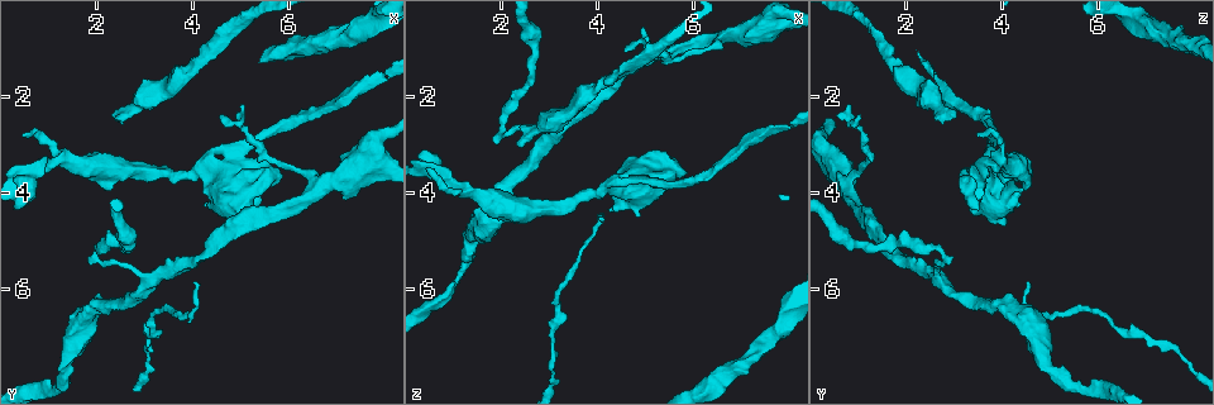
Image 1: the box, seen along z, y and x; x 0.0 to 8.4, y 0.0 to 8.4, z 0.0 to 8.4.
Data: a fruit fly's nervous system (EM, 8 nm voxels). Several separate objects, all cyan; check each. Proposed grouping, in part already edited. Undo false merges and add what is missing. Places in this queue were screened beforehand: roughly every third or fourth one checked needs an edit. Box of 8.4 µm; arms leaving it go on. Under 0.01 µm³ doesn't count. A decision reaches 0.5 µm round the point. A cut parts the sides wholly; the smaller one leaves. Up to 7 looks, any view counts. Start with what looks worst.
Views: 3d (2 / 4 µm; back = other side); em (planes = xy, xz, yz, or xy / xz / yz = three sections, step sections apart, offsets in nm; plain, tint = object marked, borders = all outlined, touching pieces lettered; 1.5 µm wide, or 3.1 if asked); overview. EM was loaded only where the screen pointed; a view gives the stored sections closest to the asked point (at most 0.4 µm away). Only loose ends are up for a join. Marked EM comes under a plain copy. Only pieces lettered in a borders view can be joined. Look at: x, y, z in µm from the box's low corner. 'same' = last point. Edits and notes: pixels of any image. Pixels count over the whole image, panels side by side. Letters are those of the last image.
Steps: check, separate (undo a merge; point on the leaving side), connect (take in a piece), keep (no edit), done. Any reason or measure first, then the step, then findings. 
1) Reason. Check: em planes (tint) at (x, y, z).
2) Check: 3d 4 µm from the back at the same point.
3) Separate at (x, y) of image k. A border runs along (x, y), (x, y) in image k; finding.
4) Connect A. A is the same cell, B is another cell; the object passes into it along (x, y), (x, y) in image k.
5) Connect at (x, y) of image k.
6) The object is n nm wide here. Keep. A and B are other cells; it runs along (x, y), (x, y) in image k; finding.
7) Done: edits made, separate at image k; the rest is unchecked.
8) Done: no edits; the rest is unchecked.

Free end. Check: em xz step 8 (borders) at (2.40, 2.45, 3.00).

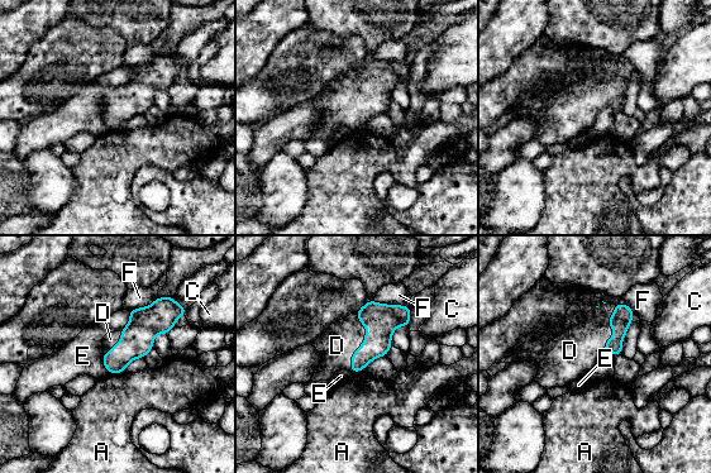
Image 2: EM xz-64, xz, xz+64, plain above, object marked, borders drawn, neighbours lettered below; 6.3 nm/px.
Another direction. Check: em planes (borders) at the same point.

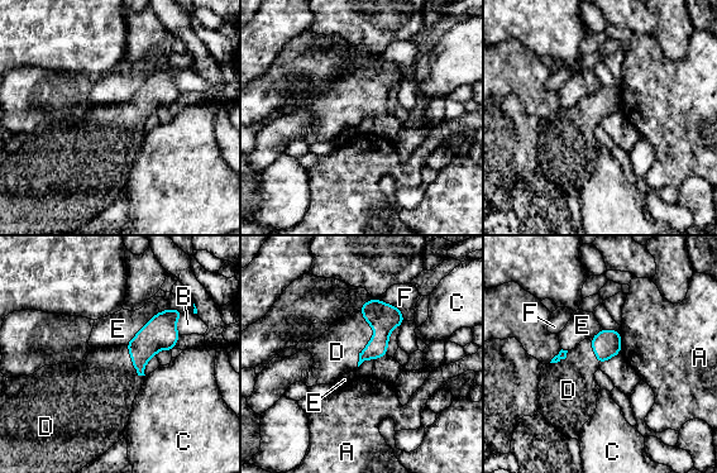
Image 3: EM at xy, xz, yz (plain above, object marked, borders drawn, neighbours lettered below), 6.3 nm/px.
Connect at (337, 352) of image 3. D is the same cell, A, B, C, E and F are other cells; the object passes into it along (383, 318), (371, 338), (337, 352) in image 3; it goes on there.

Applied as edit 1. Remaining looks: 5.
Check: overview.

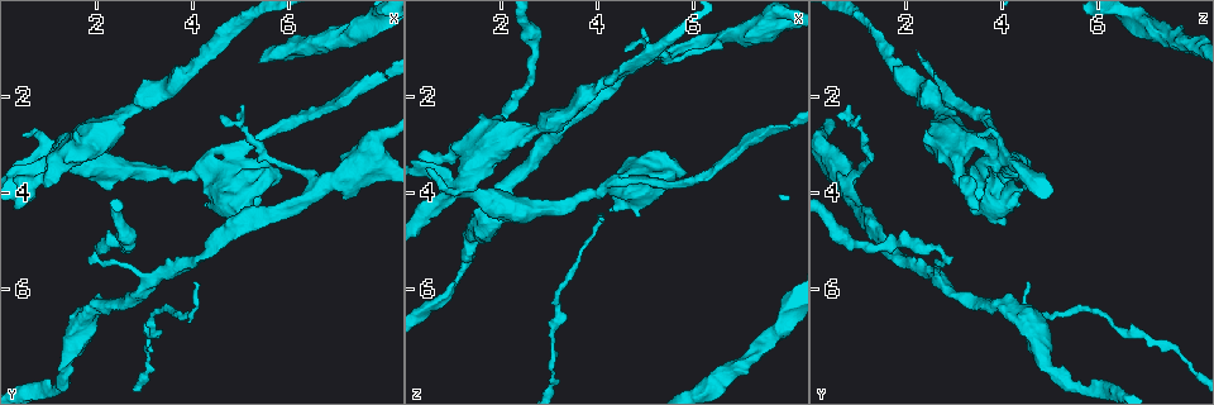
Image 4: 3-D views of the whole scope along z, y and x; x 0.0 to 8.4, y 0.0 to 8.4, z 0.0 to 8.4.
Branch stops here. Check: em planes (borders) at (4.35, 3.15, 3.75).

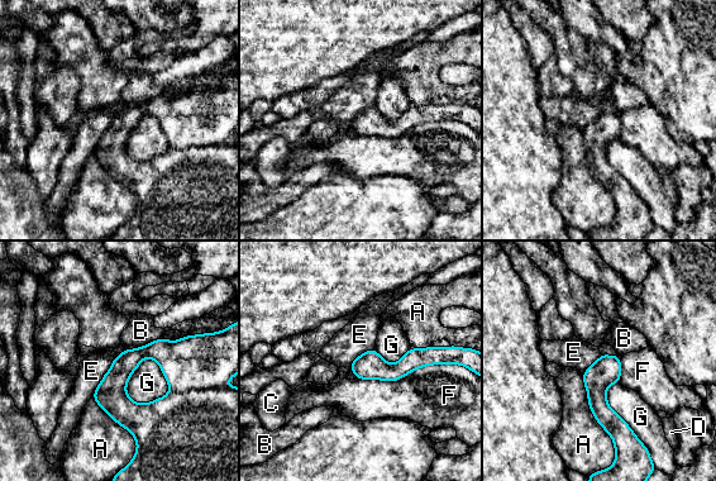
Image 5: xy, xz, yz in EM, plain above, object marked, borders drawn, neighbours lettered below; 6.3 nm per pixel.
The object is 160 nm wide here. Keep. A, B, C, D, E, F and G are other cells; it runs along (194, 356), (142, 352), (96, 396) in image 5; no lettered piece goes on from it.

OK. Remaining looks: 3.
Sharp bend. Check: em xz step 8 (borders) at (1.95, 5.25, 2.75).

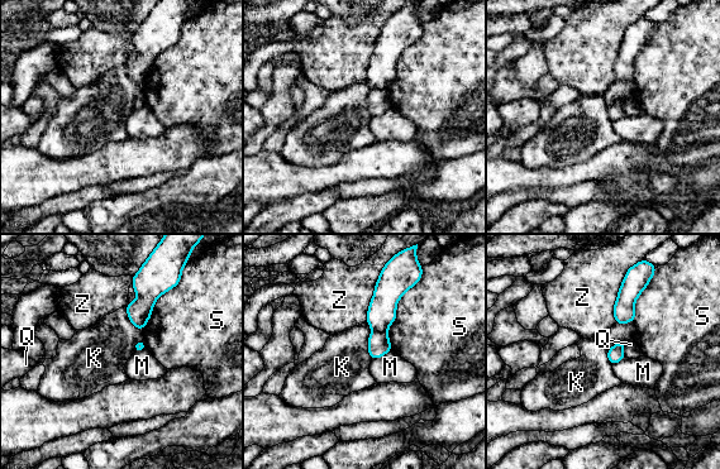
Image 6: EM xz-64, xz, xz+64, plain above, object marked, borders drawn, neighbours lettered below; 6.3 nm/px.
Separate at (381, 314) of image 6. K, M, Q, S and Z are other cells; a border runs along (373, 331), (386, 333) in image 6; two neurons meet here.

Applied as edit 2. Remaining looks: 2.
Done: edits made, connect at image 3, separate at image 6; the rest is unchecked.

